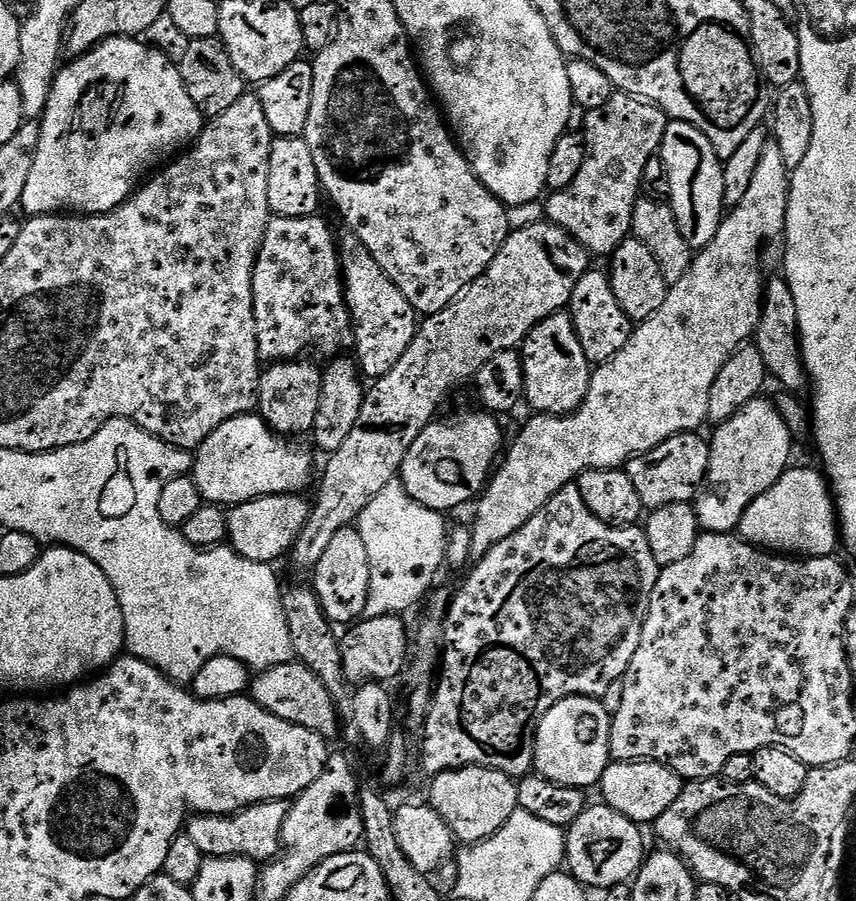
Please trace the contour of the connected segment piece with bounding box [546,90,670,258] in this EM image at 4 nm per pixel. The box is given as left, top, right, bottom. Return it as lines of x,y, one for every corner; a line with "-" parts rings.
619,90
613,91
604,106
588,110
584,117
582,131
588,147
586,162
582,162
582,170
570,186
549,195
549,200
546,200
546,216
551,223
570,233
593,257
608,258
620,243
632,236
634,206
642,196
646,162
650,162
650,158
659,153
670,117
649,100
641,100
638,96

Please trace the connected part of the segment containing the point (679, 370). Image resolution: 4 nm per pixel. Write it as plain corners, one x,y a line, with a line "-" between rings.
775,146
768,147
762,154
762,162
758,162
758,170
754,173
754,179
750,182
750,187
746,189
742,202
735,204
729,211
732,213
717,228
715,225
714,235
709,239
707,246
699,249
693,255
690,270
686,270
686,274
682,274
682,278
677,284
669,287
666,294
666,302
662,302
662,306
658,306
658,310
650,319
641,320
633,327
632,337
628,345
622,350
618,350
618,354
614,354
614,358
610,358
605,364
599,365
593,371
588,393
584,401
581,402
580,407
566,416
536,414
531,417
533,420
521,430
520,437
513,442
512,449
508,452
508,457
506,457
507,452
503,457
503,460
505,459
504,465
502,465
502,460
499,467
493,471
484,491
480,493
475,501
476,521
470,524
473,557
479,558
484,556
495,544
510,538
510,534
514,534
522,526
526,526
526,522
530,522
530,518
534,518
534,514
538,514
538,510
542,510
546,506
546,502
550,502
550,498
554,498
559,494
567,484
579,481
583,472
589,472
591,468
620,468
627,465
633,456
638,456
642,452
649,452
654,446
666,442
666,438
677,436
679,432
697,431
701,427
699,424
703,425
707,421
710,386
714,386
714,378
718,378
718,370
722,370
722,366
726,366
729,358
755,337
756,327
760,321
762,297
766,283
765,277
760,277
760,251
764,248
764,240
779,241
783,237
791,185
790,170
786,166
785,160
782,159
782,150
778,150

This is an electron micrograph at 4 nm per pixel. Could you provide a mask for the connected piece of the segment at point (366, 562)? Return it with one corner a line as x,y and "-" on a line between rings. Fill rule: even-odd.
349,526
334,534
311,580
318,602
333,625
351,626
364,616
370,594
370,554
366,554
366,542
362,542
359,527

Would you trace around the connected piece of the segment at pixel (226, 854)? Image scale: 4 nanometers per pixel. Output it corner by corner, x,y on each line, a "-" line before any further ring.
266,800
263,804
251,804
249,808
241,808
230,816
196,814
187,821
186,835
198,846
198,850
202,850
205,858
243,858
257,862
275,860
282,851
282,826
288,817
289,807
287,800

